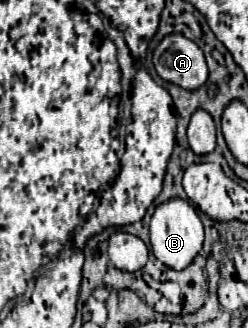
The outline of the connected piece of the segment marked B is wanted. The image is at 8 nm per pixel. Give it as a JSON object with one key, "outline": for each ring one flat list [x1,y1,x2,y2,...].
{"outline":[[169,198,161,202,151,216,151,248,157,260,163,264,181,270,193,262,203,244,203,224,197,210,183,198]]}

